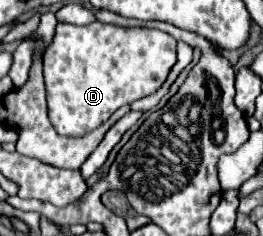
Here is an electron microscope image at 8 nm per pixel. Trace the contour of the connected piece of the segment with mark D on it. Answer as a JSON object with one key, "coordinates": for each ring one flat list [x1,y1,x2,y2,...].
{"coordinates":[[94,21,90,25,58,23,54,37,44,53,44,83,48,91,48,117,56,133,82,137,100,127,118,107,154,93,176,63,176,39,150,27,122,27]]}

